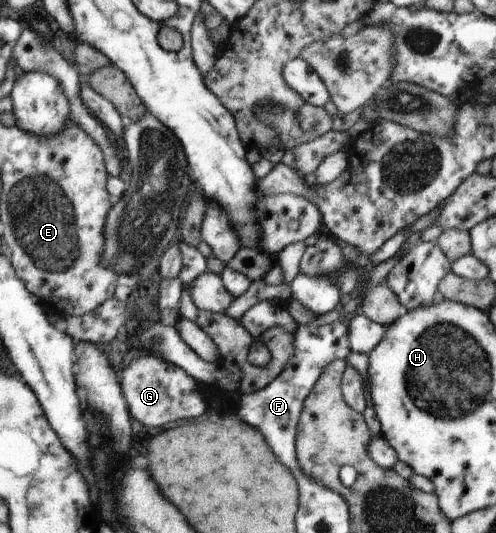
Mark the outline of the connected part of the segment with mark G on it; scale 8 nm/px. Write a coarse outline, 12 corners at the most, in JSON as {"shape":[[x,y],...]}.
{"shape":[[147,353],[120,383],[145,428],[205,412],[194,378]]}

